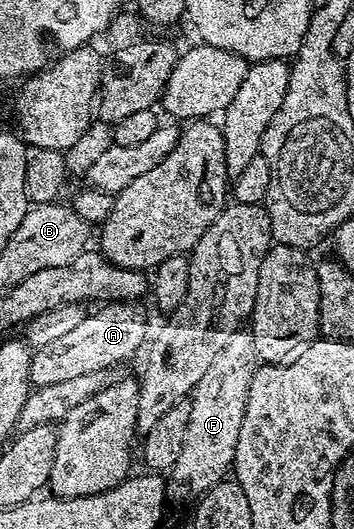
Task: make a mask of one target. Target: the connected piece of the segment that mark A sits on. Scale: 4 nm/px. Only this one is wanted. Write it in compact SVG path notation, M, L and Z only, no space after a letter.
M108 302L97 312L89 311L74 330L48 346L35 349L32 353L30 374L36 388L54 386L58 382L80 382L83 376L104 372L123 360L128 360L136 351L145 347L148 336L148 316L140 302Z

